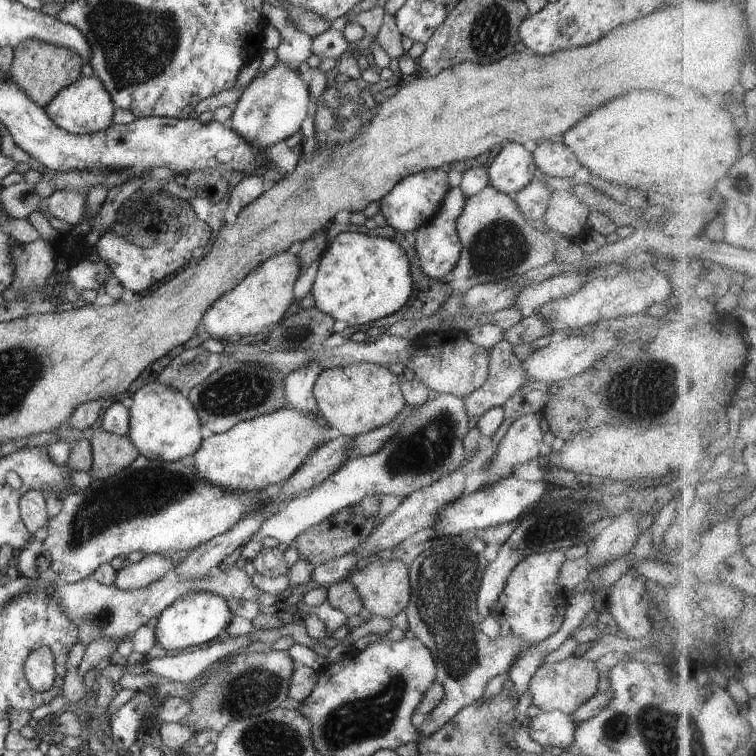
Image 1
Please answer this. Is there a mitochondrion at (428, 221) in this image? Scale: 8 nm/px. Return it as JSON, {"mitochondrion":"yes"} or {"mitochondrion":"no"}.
{"mitochondrion":"no"}

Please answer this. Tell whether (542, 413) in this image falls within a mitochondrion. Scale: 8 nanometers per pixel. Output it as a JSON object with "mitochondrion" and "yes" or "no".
{"mitochondrion":"no"}

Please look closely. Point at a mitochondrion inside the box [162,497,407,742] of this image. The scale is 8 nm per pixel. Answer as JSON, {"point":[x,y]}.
{"point":[247,690]}

